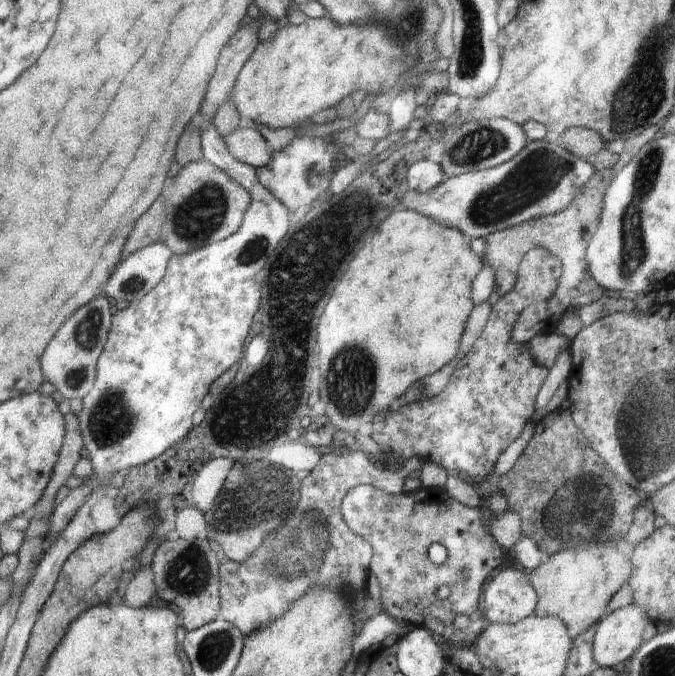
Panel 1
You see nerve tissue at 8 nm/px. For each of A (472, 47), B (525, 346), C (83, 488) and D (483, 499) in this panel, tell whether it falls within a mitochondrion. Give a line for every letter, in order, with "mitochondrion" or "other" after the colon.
A: mitochondrion
B: other
C: other
D: other

